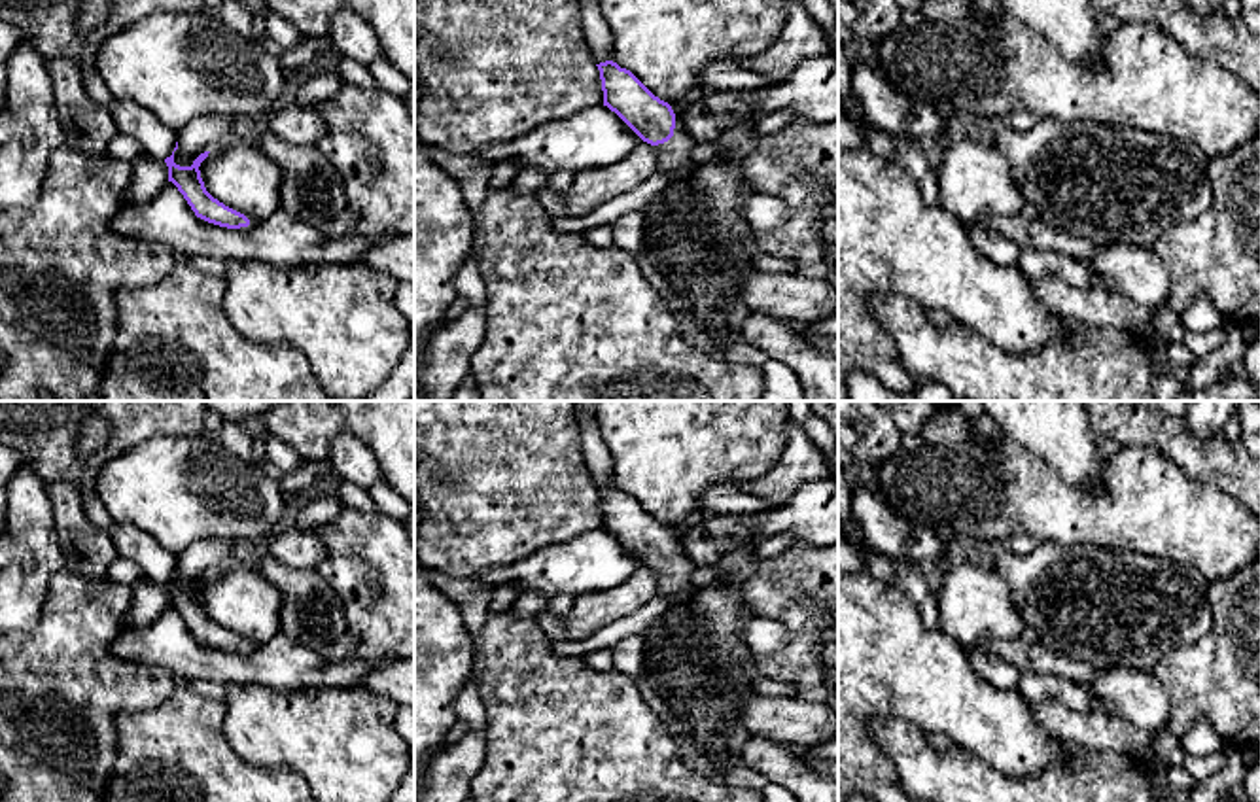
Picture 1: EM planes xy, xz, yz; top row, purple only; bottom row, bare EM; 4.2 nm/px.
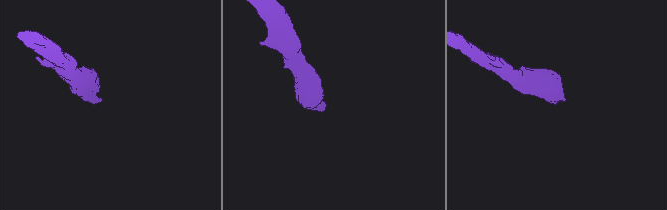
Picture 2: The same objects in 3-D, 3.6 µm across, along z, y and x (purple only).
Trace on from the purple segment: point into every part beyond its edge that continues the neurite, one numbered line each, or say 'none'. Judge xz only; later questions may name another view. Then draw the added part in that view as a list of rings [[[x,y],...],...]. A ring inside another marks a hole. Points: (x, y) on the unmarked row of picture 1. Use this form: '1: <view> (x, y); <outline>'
1: xz (676, 579); [[[679,550],[674,552],[674,560],[664,566],[655,569],[660,581],[660,592],[662,596],[670,598],[670,609],[675,609],[679,605],[685,605],[696,588],[692,584],[692,573],[696,566],[687,560]]]

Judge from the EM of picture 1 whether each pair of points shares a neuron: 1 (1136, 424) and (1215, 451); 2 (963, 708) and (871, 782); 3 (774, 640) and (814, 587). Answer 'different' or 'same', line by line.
1: same
2: same
3: different

